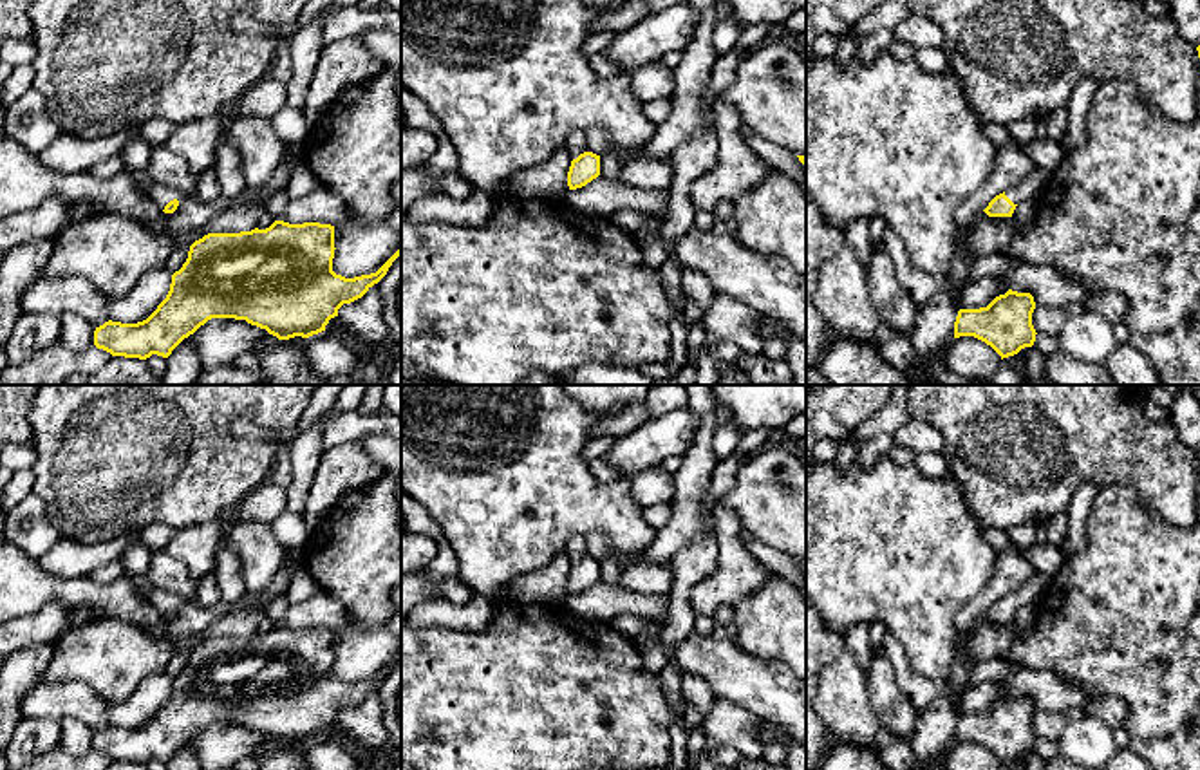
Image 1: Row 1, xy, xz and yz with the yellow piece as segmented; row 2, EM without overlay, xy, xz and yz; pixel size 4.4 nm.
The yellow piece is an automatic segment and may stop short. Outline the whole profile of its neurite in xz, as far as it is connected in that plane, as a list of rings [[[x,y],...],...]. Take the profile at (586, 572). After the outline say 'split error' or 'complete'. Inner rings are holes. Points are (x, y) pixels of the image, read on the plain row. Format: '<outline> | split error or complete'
[[[584,557],[577,564],[571,566],[567,577],[567,591],[569,595],[577,595],[591,587],[600,580],[600,560],[593,557]]] | complete

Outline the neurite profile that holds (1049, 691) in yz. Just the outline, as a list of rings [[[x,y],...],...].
[[[1021,667],[1007,683],[981,681],[974,687],[958,690],[960,714],[987,712],[996,701],[1008,694],[1030,698],[1036,710],[1070,710],[1084,709],[1092,696],[1077,685],[1064,681],[1052,671]]]

